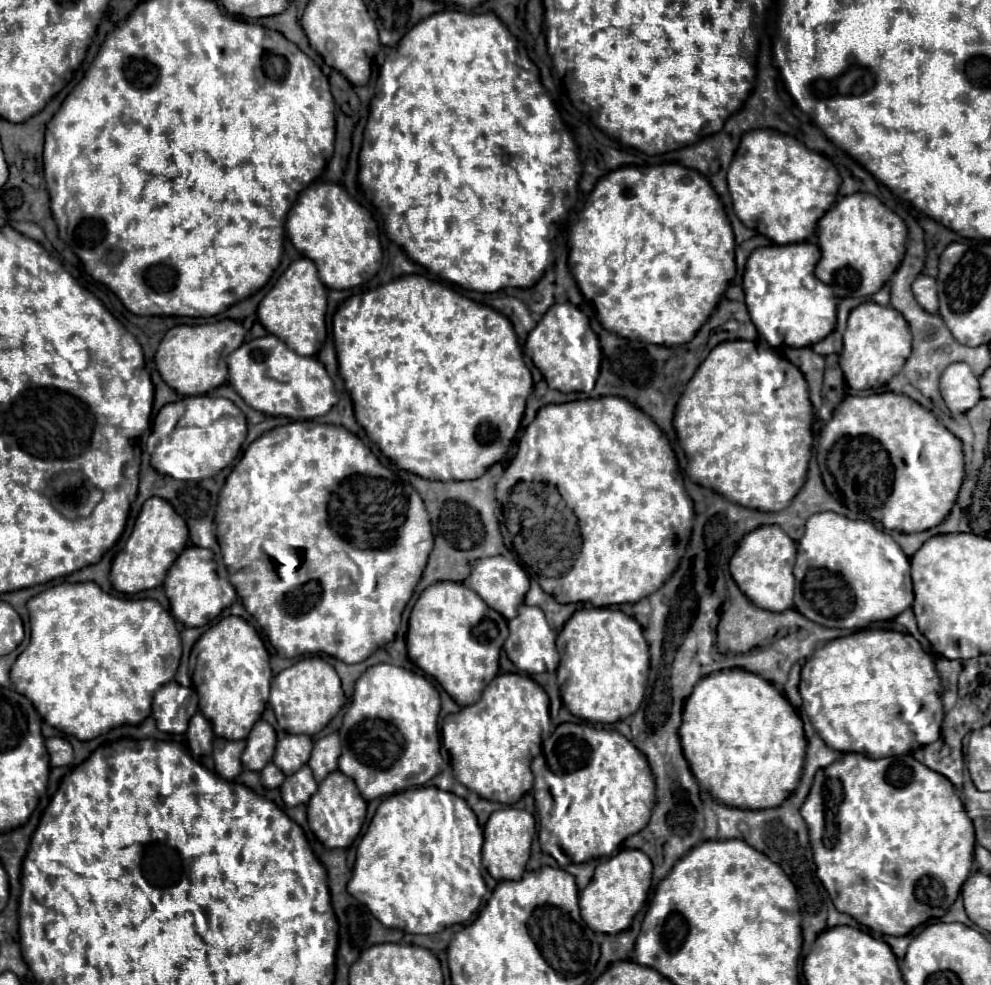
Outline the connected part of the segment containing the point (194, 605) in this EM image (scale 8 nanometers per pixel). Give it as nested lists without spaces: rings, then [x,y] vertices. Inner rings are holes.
[[[187,546],[173,562],[165,578],[165,594],[171,602],[171,614],[191,628],[209,624],[223,612],[223,608],[231,606],[237,598],[235,588],[229,582],[225,564],[219,562],[211,550],[199,546]]]

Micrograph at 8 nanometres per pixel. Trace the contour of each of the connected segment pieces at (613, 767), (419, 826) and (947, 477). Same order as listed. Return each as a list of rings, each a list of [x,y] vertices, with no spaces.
[[[559,724],[543,744],[543,755],[533,759],[531,770],[533,788],[535,778],[543,776],[555,802],[549,820],[541,824],[539,818],[538,838],[543,852],[551,855],[560,867],[609,856],[625,838],[645,828],[655,806],[651,768],[643,754],[617,730]]]
[[[435,786],[397,792],[379,804],[369,822],[367,832],[357,846],[357,860],[347,892],[365,904],[385,928],[403,930],[409,934],[443,932],[447,926],[466,922],[481,907],[481,898],[487,892],[481,876],[481,846],[483,830],[477,816],[457,794]]]
[[[883,392],[881,394],[872,394],[869,396],[847,396],[833,412],[833,418],[823,426],[819,434],[819,454],[827,454],[827,466],[843,494],[845,506],[849,510],[851,518],[871,518],[883,524],[885,530],[899,530],[899,532],[923,532],[933,526],[937,526],[953,508],[953,502],[959,494],[961,482],[963,482],[963,450],[961,450],[961,440],[953,436],[943,424],[937,422],[931,410],[923,408],[919,402],[911,400],[905,394],[893,394],[893,392]]]

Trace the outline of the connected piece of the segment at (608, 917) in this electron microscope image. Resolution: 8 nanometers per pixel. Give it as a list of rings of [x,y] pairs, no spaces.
[[[623,848],[615,856],[601,862],[595,868],[589,886],[579,894],[579,906],[587,926],[591,926],[591,930],[595,932],[605,932],[605,934],[617,934],[621,930],[627,930],[633,916],[647,902],[651,886],[651,870],[653,870],[651,860],[641,850]]]

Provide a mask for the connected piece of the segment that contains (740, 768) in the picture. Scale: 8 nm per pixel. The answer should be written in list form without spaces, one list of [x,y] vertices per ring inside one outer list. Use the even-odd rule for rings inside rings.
[[[721,670],[701,678],[683,706],[679,738],[683,754],[699,786],[709,790],[727,806],[749,810],[779,806],[795,790],[801,778],[807,746],[803,722],[797,710],[771,682],[747,670]],[[723,694],[727,694],[727,710],[723,710],[723,714],[715,714],[715,706],[723,706]]]

